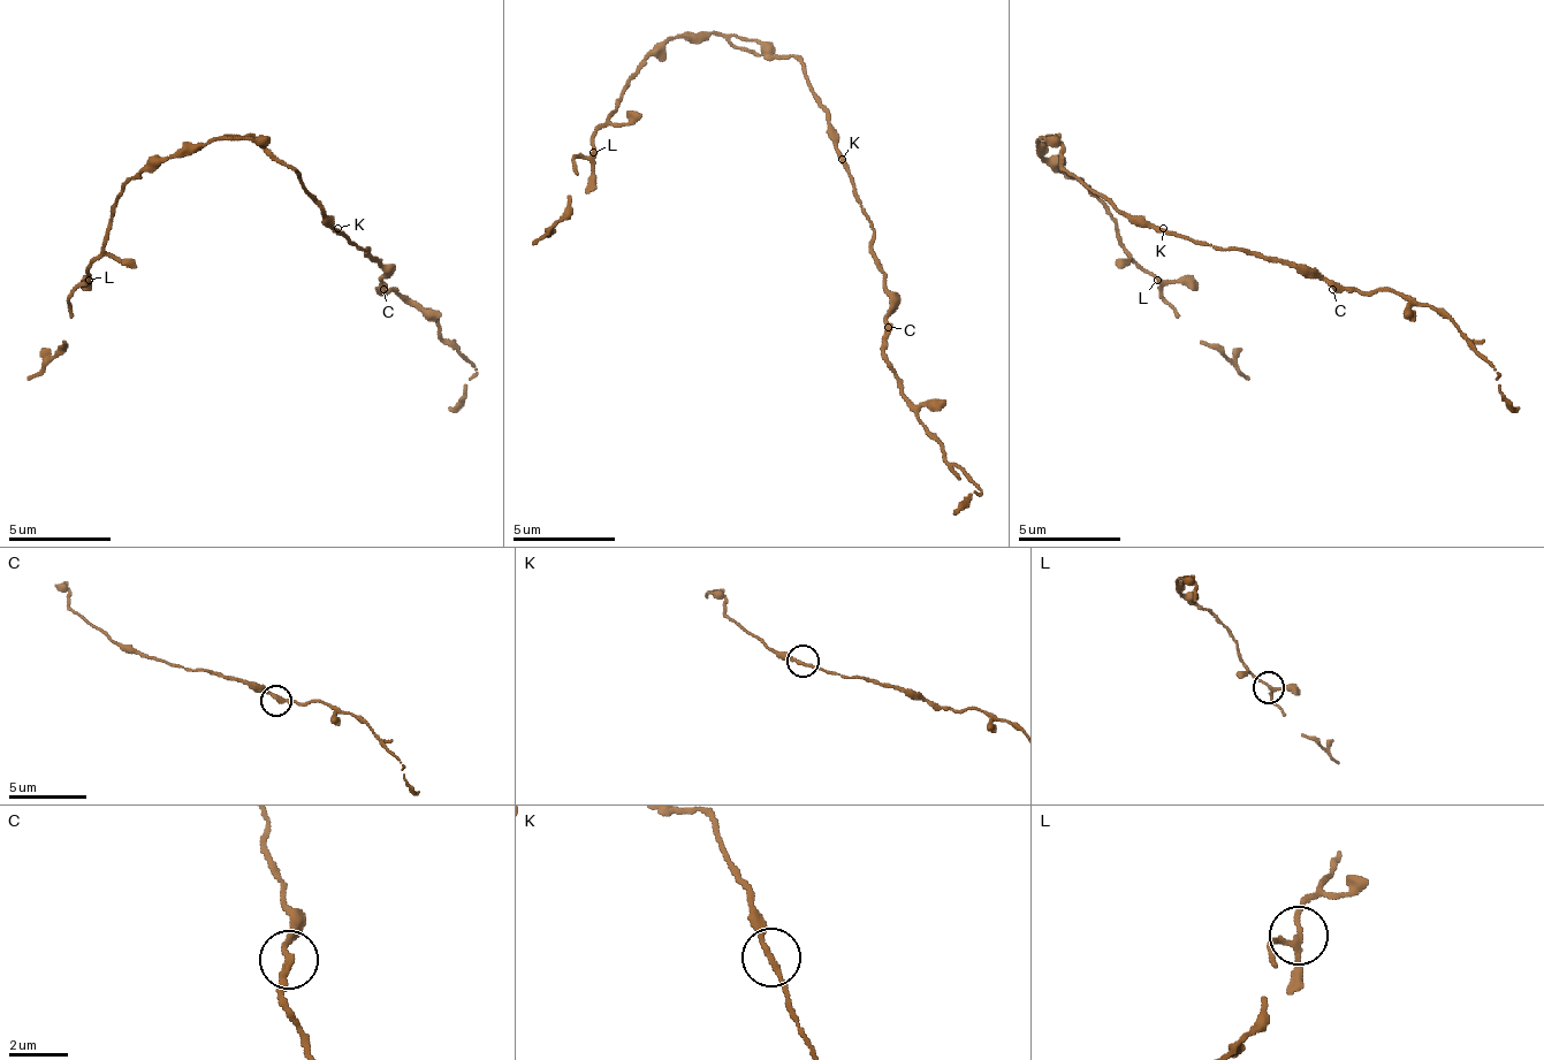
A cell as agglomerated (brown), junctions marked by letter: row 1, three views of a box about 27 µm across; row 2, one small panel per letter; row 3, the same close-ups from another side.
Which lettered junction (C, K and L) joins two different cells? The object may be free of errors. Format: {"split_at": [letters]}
{"split_at": []}

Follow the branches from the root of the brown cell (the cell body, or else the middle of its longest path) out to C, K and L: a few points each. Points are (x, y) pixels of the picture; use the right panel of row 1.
C: (1107, 197), (1123, 212), (1169, 233), (1215, 248), (1250, 248), (1265, 258), (1297, 264), (1332, 289)
K: (1107, 197), (1123, 212), (1163, 228)
L: (1107, 197), (1097, 197), (1060, 161), (1056, 146), (1041, 140), (1041, 151), (1112, 218), (1117, 243), (1158, 279)

